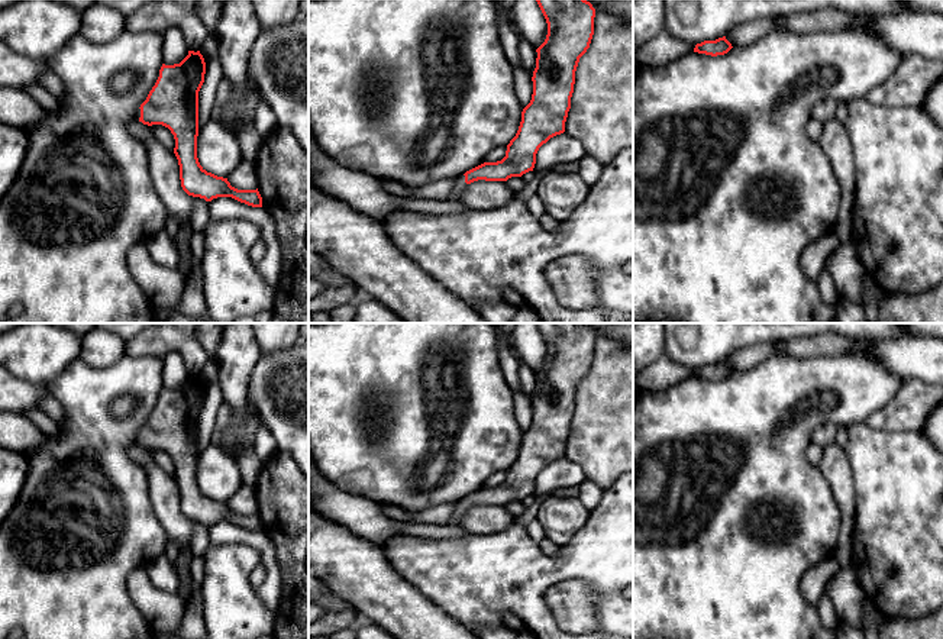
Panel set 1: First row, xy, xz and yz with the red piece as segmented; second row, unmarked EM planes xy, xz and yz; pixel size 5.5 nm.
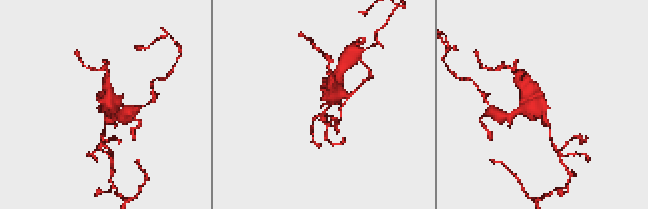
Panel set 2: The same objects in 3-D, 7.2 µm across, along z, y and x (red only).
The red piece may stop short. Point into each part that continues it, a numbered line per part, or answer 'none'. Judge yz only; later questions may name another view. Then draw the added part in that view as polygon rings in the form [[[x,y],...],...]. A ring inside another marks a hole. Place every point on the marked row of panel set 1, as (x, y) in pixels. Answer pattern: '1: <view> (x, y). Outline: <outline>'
none

